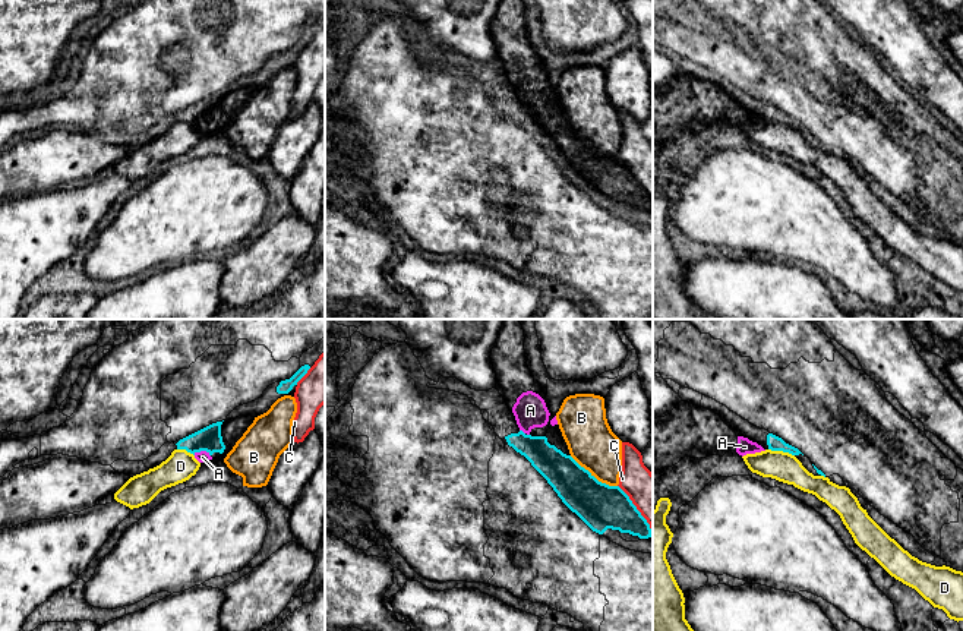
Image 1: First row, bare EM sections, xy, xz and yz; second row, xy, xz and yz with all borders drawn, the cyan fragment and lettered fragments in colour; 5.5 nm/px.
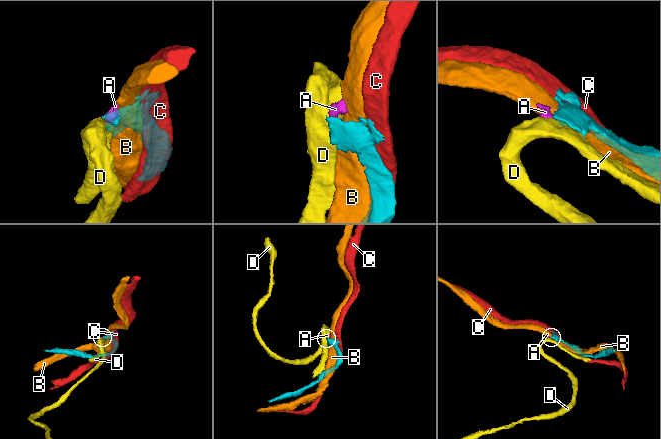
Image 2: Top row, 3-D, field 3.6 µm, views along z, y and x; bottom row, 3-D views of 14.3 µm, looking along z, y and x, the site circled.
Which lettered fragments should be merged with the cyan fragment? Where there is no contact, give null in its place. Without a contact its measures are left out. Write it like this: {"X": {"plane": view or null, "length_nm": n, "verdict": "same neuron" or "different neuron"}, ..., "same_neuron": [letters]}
{"A": {"plane": "xy", "length_nm": 100, "verdict": "same neuron"}, "B": {"plane": "xz", "length_nm": 320, "verdict": "different neuron"}, "C": {"plane": "xz", "length_nm": 320, "verdict": "different neuron"}, "D": {"plane": "yz", "length_nm": 150, "verdict": "different neuron"}, "same_neuron": ["A"]}

